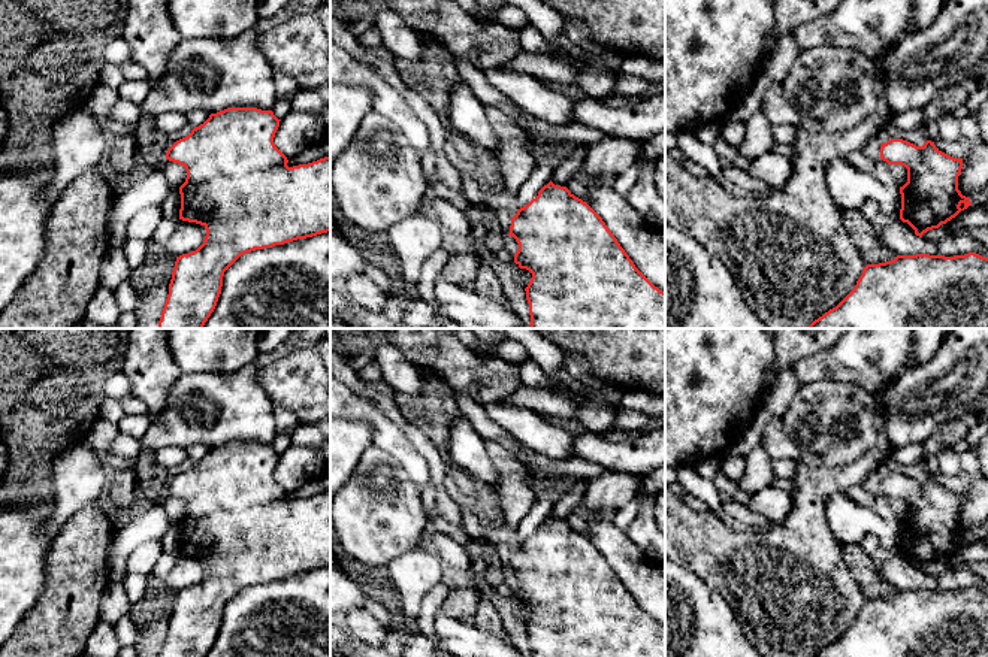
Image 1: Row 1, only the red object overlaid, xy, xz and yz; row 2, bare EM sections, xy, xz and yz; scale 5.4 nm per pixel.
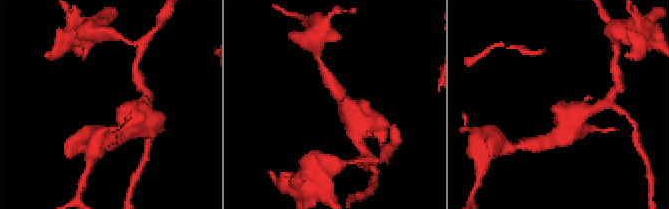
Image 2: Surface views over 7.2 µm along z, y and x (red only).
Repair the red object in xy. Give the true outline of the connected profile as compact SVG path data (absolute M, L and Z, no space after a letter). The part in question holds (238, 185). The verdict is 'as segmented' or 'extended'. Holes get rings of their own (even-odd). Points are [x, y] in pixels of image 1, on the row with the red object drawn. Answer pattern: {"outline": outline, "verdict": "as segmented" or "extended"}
{"outline": "M227 108L211 113L167 149L166 160L187 170L179 187L179 219L203 225L206 236L196 251L176 257L158 328L203 328L221 294L224 272L241 255L330 231L330 157L288 167L287 157L274 143L280 121L272 110Z", "verdict": "as segmented"}

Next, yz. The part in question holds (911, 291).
{"outline": "M916 254L867 264L853 290L809 328L988 328L988 258Z", "verdict": "as segmented"}

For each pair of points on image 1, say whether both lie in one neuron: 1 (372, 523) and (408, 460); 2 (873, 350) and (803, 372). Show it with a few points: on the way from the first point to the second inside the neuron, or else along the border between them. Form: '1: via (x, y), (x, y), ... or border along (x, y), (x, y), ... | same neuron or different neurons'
1: border along (375, 447), (389, 453), (419, 490) | different neurons
2: via (855, 357), (821, 366) | same neuron

